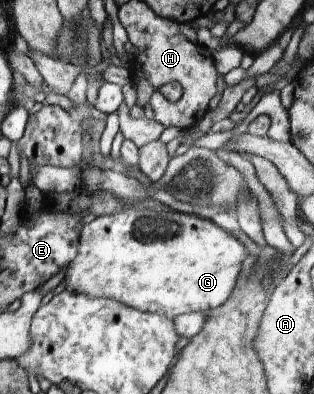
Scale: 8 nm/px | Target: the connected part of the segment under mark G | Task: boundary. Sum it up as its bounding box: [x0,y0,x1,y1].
[65,209,251,318]

